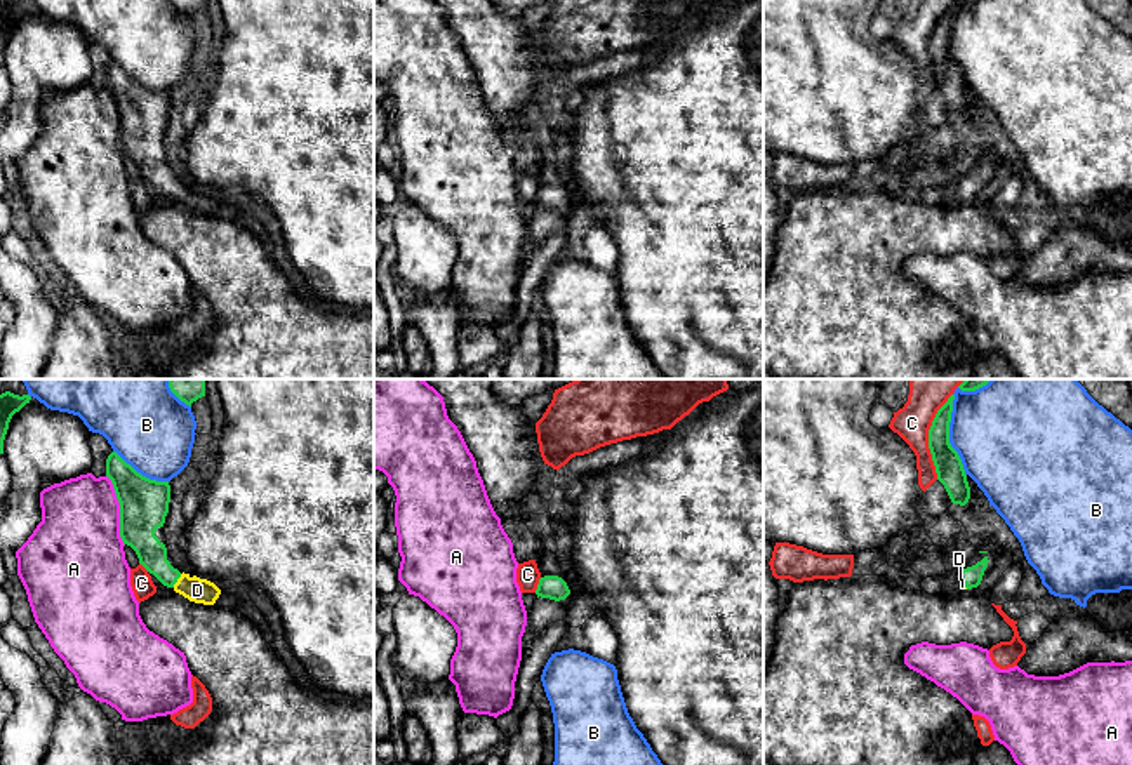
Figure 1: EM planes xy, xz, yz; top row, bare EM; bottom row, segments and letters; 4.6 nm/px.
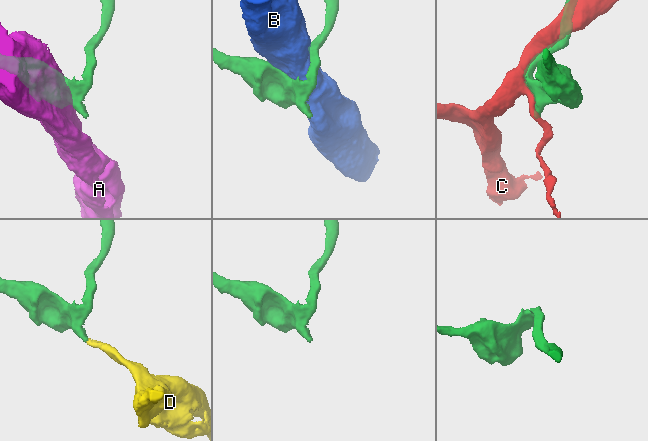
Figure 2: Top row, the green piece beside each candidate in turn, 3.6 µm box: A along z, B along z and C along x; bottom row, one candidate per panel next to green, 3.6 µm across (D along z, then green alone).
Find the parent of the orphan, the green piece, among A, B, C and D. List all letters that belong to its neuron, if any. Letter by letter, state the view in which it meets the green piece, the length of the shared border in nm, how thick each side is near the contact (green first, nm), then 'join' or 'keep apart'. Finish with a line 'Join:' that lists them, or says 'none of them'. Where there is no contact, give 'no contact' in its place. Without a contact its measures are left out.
A: xy | 340 nm | 220/400 nm | keep apart
B: yz | 380 nm | 130/440 nm | keep apart
C: yz | 400 nm | 130/170 nm | keep apart
D: xy | 80 nm | 140/120 nm | join
Join: D

